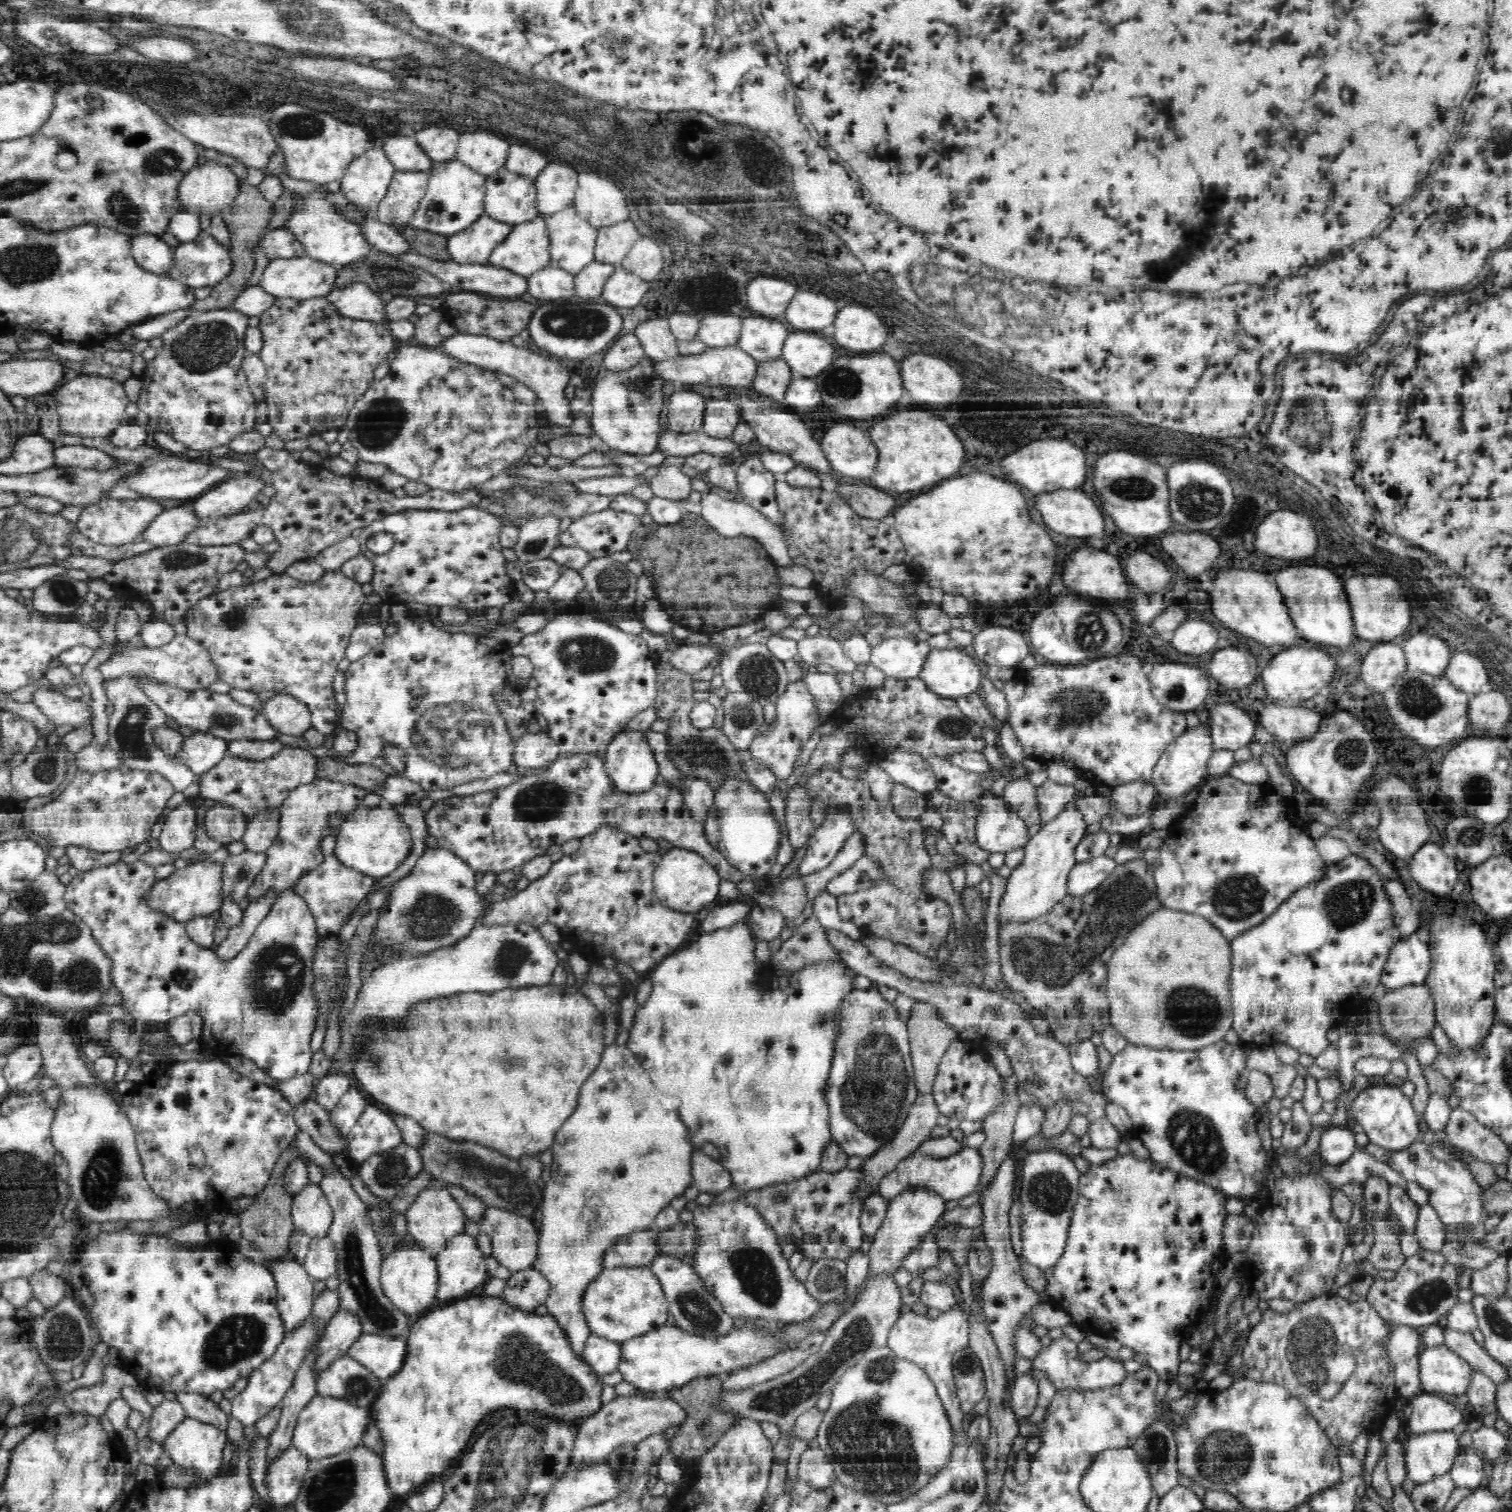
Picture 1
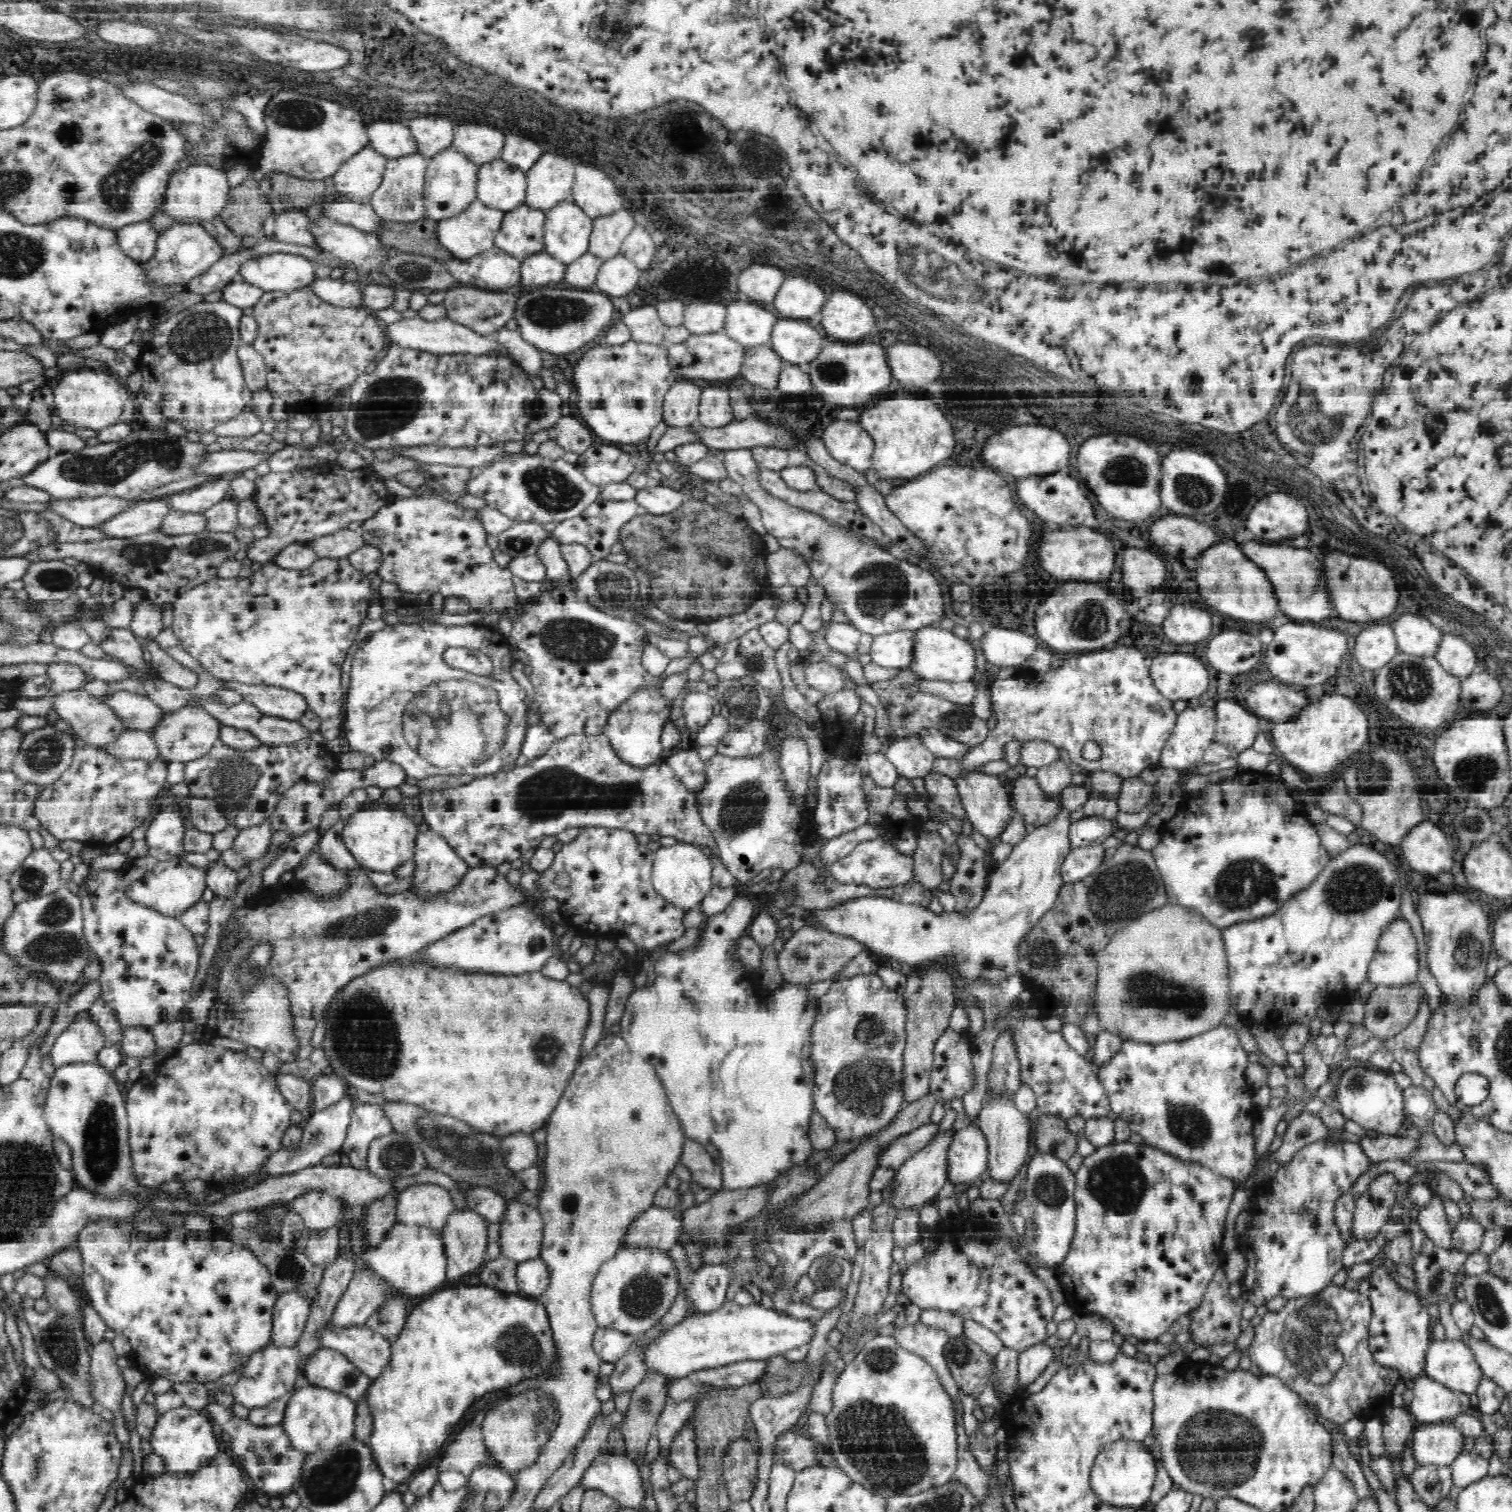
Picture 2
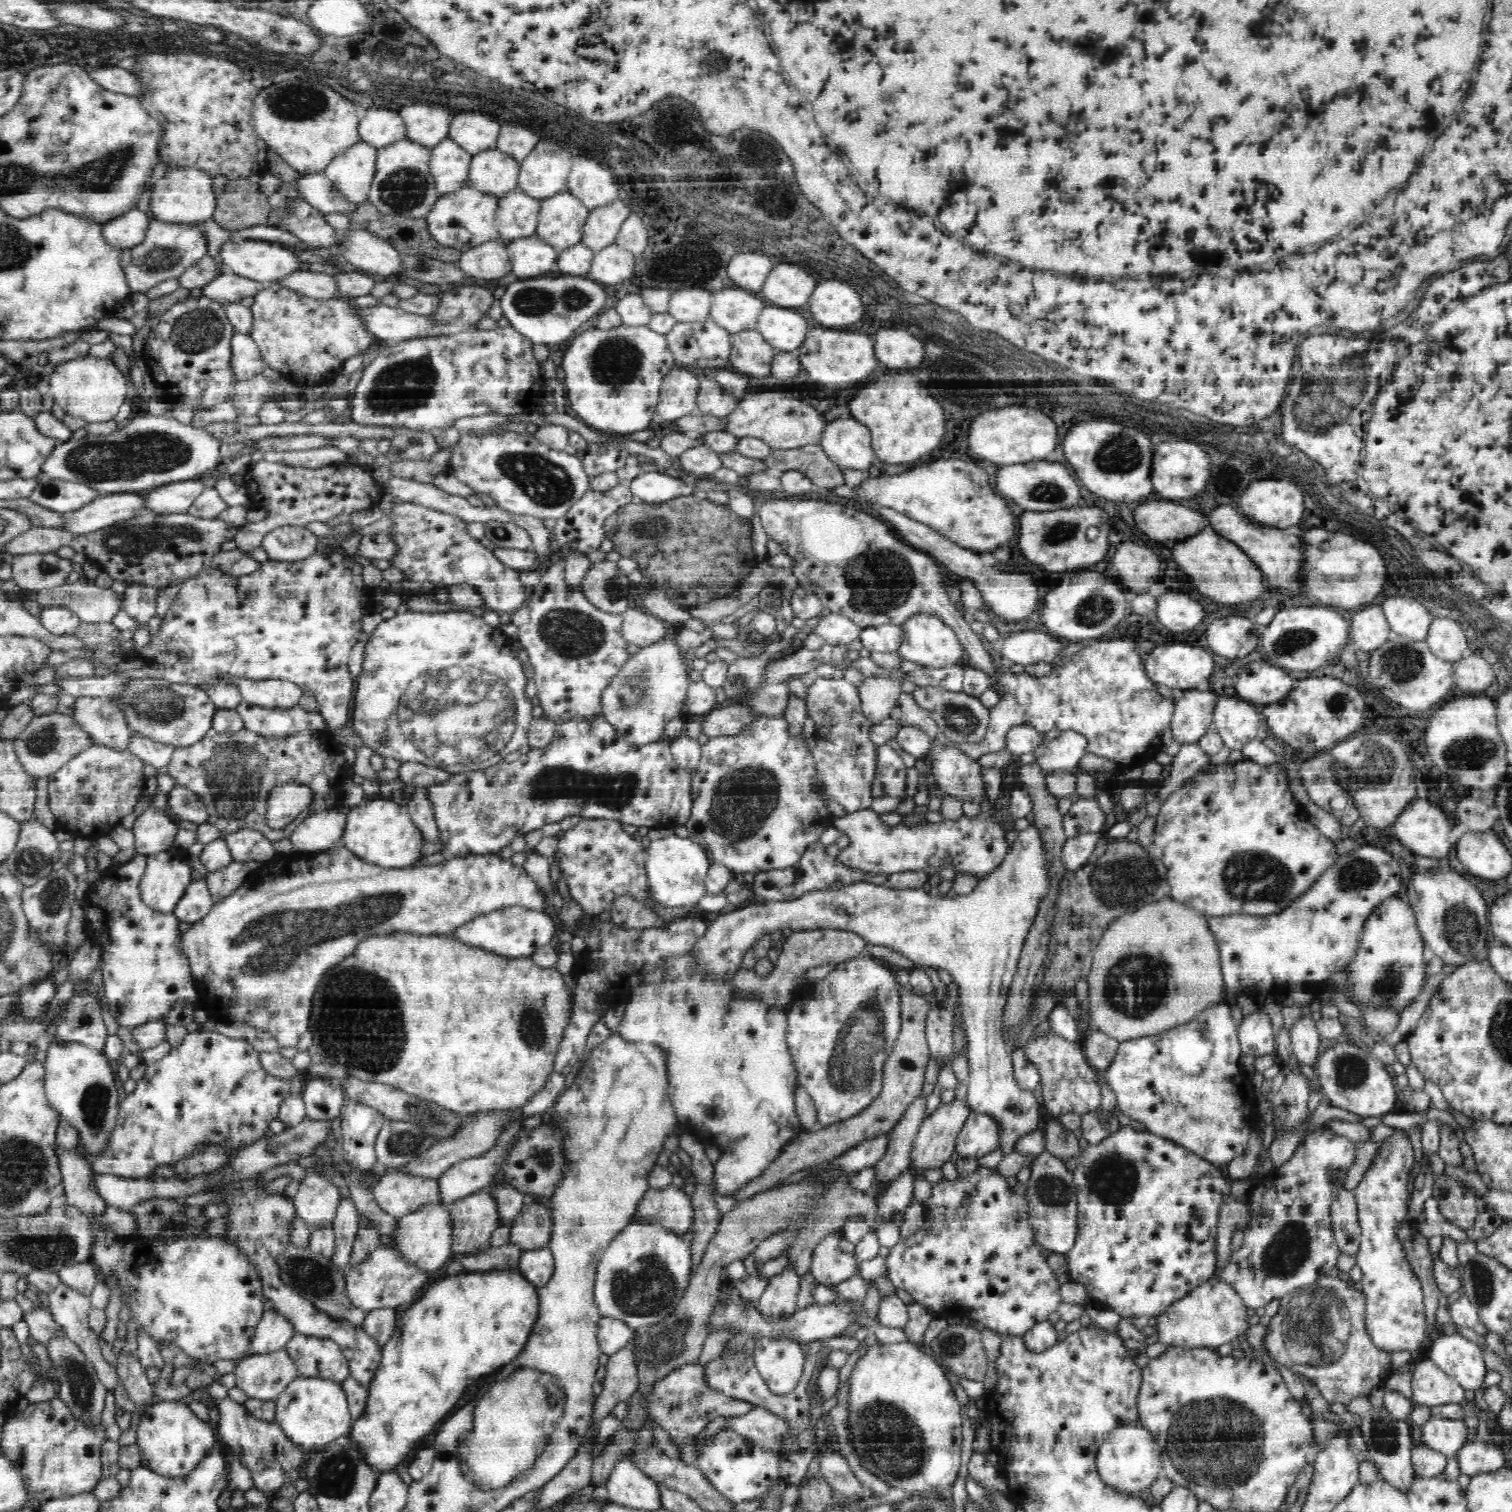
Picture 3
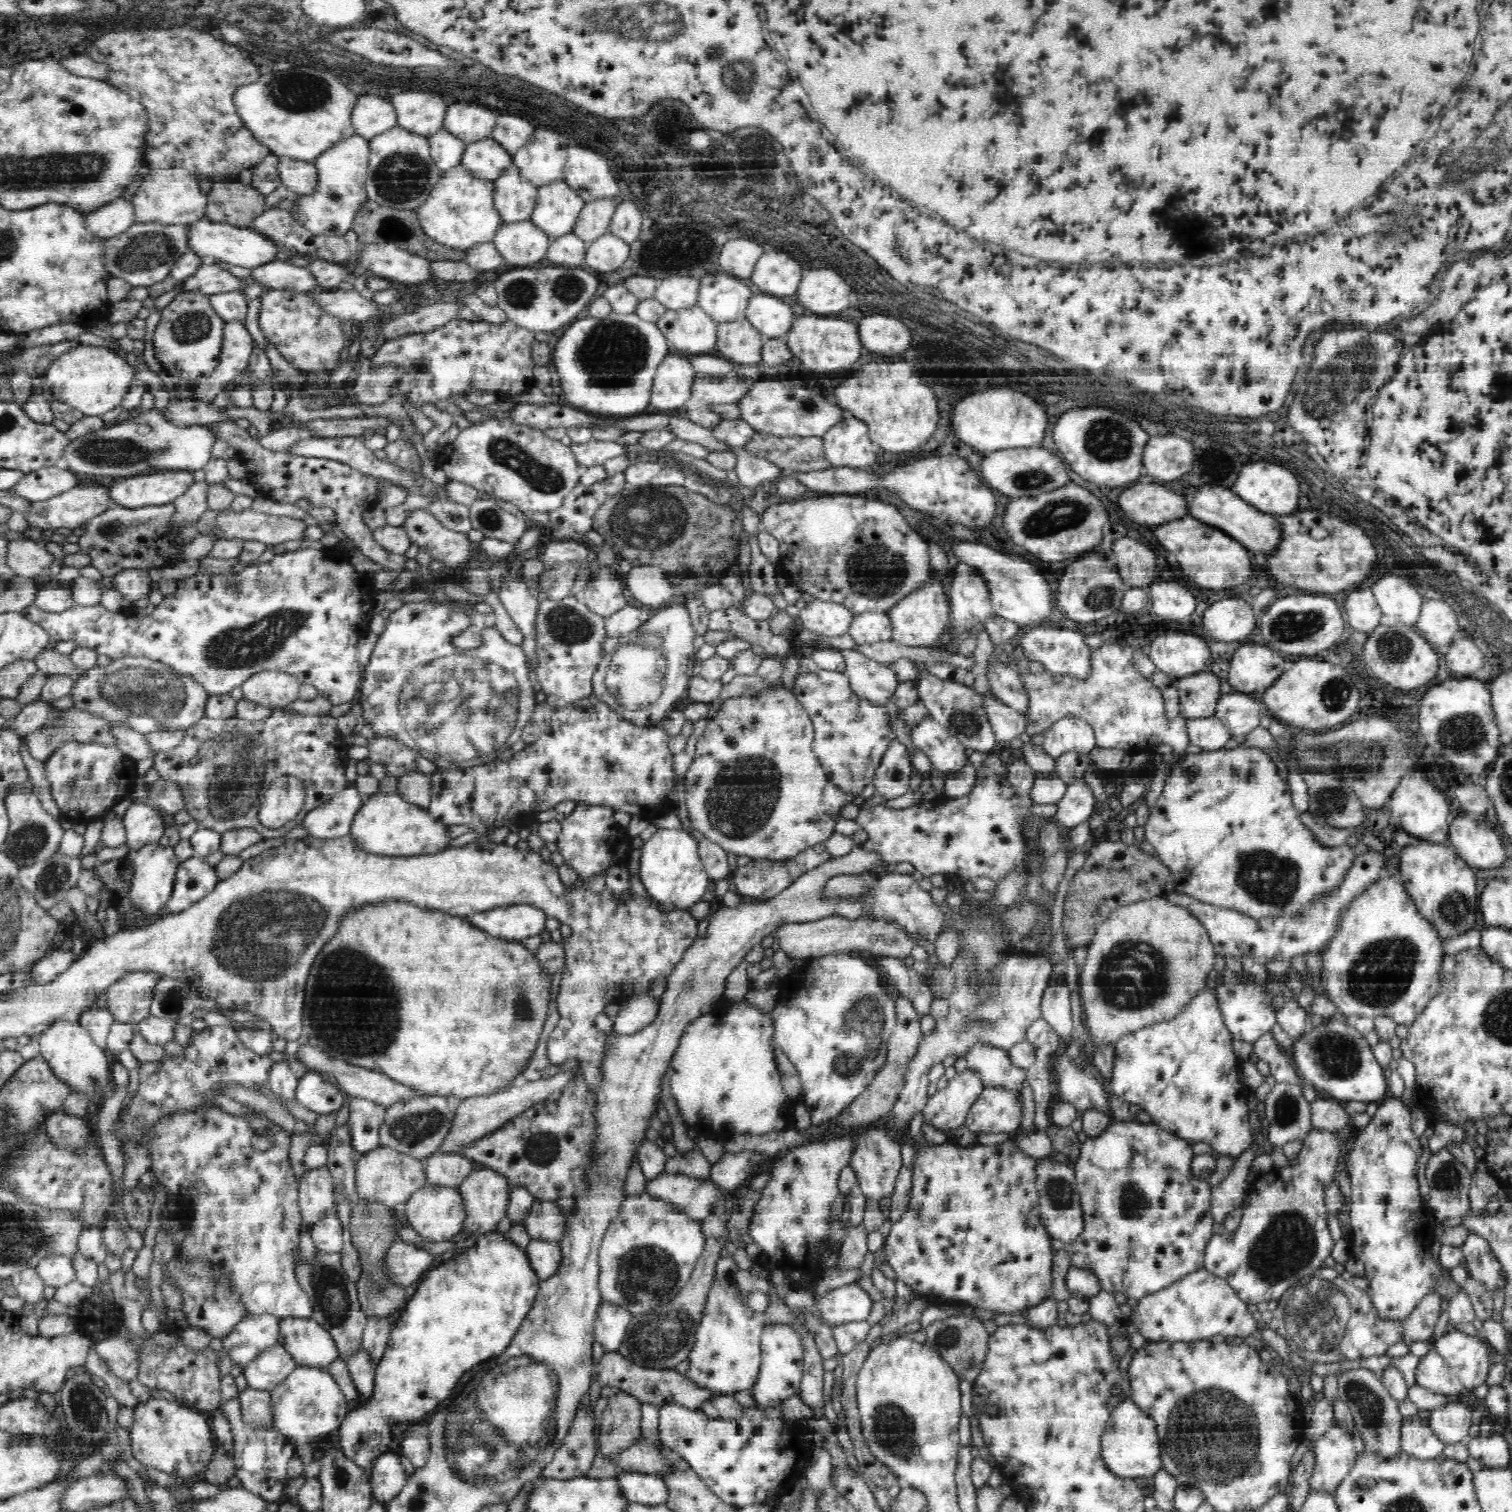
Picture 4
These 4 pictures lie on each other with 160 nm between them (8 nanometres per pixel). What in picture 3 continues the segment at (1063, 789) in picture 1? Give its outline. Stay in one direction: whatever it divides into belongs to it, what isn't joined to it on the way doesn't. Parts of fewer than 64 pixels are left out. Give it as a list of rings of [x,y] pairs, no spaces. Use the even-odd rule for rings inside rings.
[[[1063,731],[1060,736],[1048,743],[1043,756],[1037,758],[1044,774],[1049,772],[1071,774],[1079,766],[1080,759],[1087,753],[1089,743],[1082,735],[1072,731]]]

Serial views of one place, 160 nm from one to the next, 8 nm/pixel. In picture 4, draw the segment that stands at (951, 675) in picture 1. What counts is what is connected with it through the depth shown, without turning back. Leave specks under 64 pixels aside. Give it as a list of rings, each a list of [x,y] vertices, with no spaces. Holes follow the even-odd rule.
[[[932,572],[932,580],[924,588],[916,590],[914,594],[910,594],[904,600],[900,600],[890,610],[888,615],[893,625],[892,639],[906,646],[944,646],[948,643],[949,612],[947,585],[942,584],[940,577]]]

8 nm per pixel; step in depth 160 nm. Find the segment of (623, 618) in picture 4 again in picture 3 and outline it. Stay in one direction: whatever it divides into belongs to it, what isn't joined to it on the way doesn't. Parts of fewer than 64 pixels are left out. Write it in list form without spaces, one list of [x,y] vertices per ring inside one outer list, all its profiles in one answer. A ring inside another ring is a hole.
[[[628,607],[622,615],[622,635],[629,643],[638,647],[659,641],[668,634],[677,634],[677,630],[665,620],[650,615],[646,610]]]

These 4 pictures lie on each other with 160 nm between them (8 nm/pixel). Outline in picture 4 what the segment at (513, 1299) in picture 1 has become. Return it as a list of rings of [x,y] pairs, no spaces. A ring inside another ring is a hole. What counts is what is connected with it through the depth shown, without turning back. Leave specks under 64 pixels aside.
[[[531,1239],[526,1247],[526,1256],[535,1276],[542,1281],[549,1280],[557,1272],[562,1255],[557,1242],[546,1242],[542,1239]]]

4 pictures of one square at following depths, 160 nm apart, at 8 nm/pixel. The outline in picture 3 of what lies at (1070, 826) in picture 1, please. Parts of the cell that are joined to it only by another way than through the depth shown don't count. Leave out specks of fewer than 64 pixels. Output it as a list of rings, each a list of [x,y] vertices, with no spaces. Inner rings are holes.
[[[1032,824],[1026,829],[1020,831],[1015,838],[1014,843],[1008,848],[1006,856],[1003,857],[1002,864],[998,865],[990,874],[982,877],[976,888],[970,891],[967,895],[957,895],[955,897],[949,898],[947,896],[931,896],[928,894],[927,887],[920,888],[907,888],[907,889],[894,889],[886,888],[880,885],[872,884],[868,879],[860,882],[855,882],[853,885],[848,885],[838,890],[811,890],[802,894],[801,897],[793,898],[792,900],[783,901],[750,901],[744,904],[743,907],[729,909],[720,913],[710,924],[708,924],[705,936],[696,947],[692,948],[690,952],[694,957],[696,957],[696,963],[698,963],[698,969],[704,969],[706,973],[710,973],[712,977],[718,977],[718,979],[731,979],[736,972],[741,968],[741,962],[746,954],[746,950],[750,950],[755,942],[760,940],[768,932],[772,933],[774,930],[782,930],[784,928],[791,928],[793,931],[802,930],[814,930],[814,929],[830,929],[838,931],[850,931],[855,932],[856,935],[862,936],[866,943],[874,946],[884,946],[892,948],[892,950],[899,952],[912,960],[917,966],[922,966],[924,968],[931,966],[936,970],[939,968],[944,968],[948,970],[949,974],[952,976],[954,982],[959,988],[959,1009],[962,1011],[962,1018],[964,1020],[965,1031],[968,1037],[966,1052],[968,1052],[968,1081],[967,1081],[967,1102],[971,1111],[976,1111],[978,1113],[988,1114],[988,1117],[996,1119],[998,1125],[1000,1125],[1000,1143],[999,1148],[1003,1151],[1004,1156],[1010,1154],[1010,1152],[1015,1151],[1016,1142],[1024,1136],[1024,1134],[1033,1131],[1038,1125],[1038,1118],[1040,1118],[1040,1110],[1038,1109],[1038,1102],[1034,1097],[1032,1091],[1024,1090],[1020,1088],[1018,1082],[1015,1081],[1013,1075],[1013,1060],[1011,1053],[1008,1050],[1008,1044],[1005,1042],[1003,1037],[1002,1028],[1002,1014],[1004,1014],[1004,1006],[1006,1006],[1008,991],[1010,990],[1010,985],[1013,982],[1014,975],[1017,972],[1018,959],[1021,958],[1024,952],[1025,942],[1028,938],[1028,934],[1036,920],[1036,916],[1040,914],[1040,908],[1042,907],[1042,900],[1050,894],[1050,888],[1052,888],[1052,876],[1054,873],[1050,873],[1050,853],[1048,853],[1048,847],[1042,839],[1041,833]]]

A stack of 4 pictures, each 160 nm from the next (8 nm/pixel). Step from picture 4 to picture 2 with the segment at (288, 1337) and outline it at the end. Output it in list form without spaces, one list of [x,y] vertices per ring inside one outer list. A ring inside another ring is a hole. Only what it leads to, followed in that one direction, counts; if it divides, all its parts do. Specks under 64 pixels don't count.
[[[320,1347],[305,1362],[299,1384],[314,1385],[328,1391],[340,1392],[358,1402],[366,1396],[372,1379],[352,1364],[341,1352]]]

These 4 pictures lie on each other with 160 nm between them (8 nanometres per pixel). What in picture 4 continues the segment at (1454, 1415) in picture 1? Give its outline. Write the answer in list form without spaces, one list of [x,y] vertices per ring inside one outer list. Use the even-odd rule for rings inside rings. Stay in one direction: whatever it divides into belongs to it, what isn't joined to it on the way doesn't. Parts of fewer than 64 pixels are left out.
[[[1432,1349],[1420,1358],[1415,1372],[1415,1382],[1423,1390],[1434,1392],[1434,1394],[1452,1395],[1466,1390],[1462,1381],[1454,1374],[1454,1371],[1446,1365],[1438,1351]]]

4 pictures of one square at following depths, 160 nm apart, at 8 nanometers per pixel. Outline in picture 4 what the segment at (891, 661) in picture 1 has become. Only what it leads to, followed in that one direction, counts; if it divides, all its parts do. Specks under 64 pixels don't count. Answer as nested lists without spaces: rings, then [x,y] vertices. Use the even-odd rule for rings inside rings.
[[[870,612],[854,615],[848,634],[857,645],[886,642],[892,639],[893,625],[888,614]]]

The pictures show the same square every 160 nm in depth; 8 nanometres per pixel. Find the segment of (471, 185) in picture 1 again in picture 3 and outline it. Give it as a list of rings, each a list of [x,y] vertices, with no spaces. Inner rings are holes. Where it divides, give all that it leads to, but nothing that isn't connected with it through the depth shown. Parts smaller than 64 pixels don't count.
[[[445,138],[431,148],[430,174],[435,181],[439,199],[456,195],[469,183],[470,163],[473,156],[458,146],[452,139]]]

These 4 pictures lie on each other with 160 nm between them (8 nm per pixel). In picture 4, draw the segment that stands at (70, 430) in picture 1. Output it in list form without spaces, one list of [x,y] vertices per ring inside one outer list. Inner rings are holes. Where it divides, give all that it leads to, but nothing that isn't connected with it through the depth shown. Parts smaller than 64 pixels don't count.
[[[80,343],[76,348],[68,349],[56,357],[44,376],[48,380],[54,400],[62,401],[86,416],[100,417],[108,410],[120,406],[135,372],[132,359],[117,348]]]

